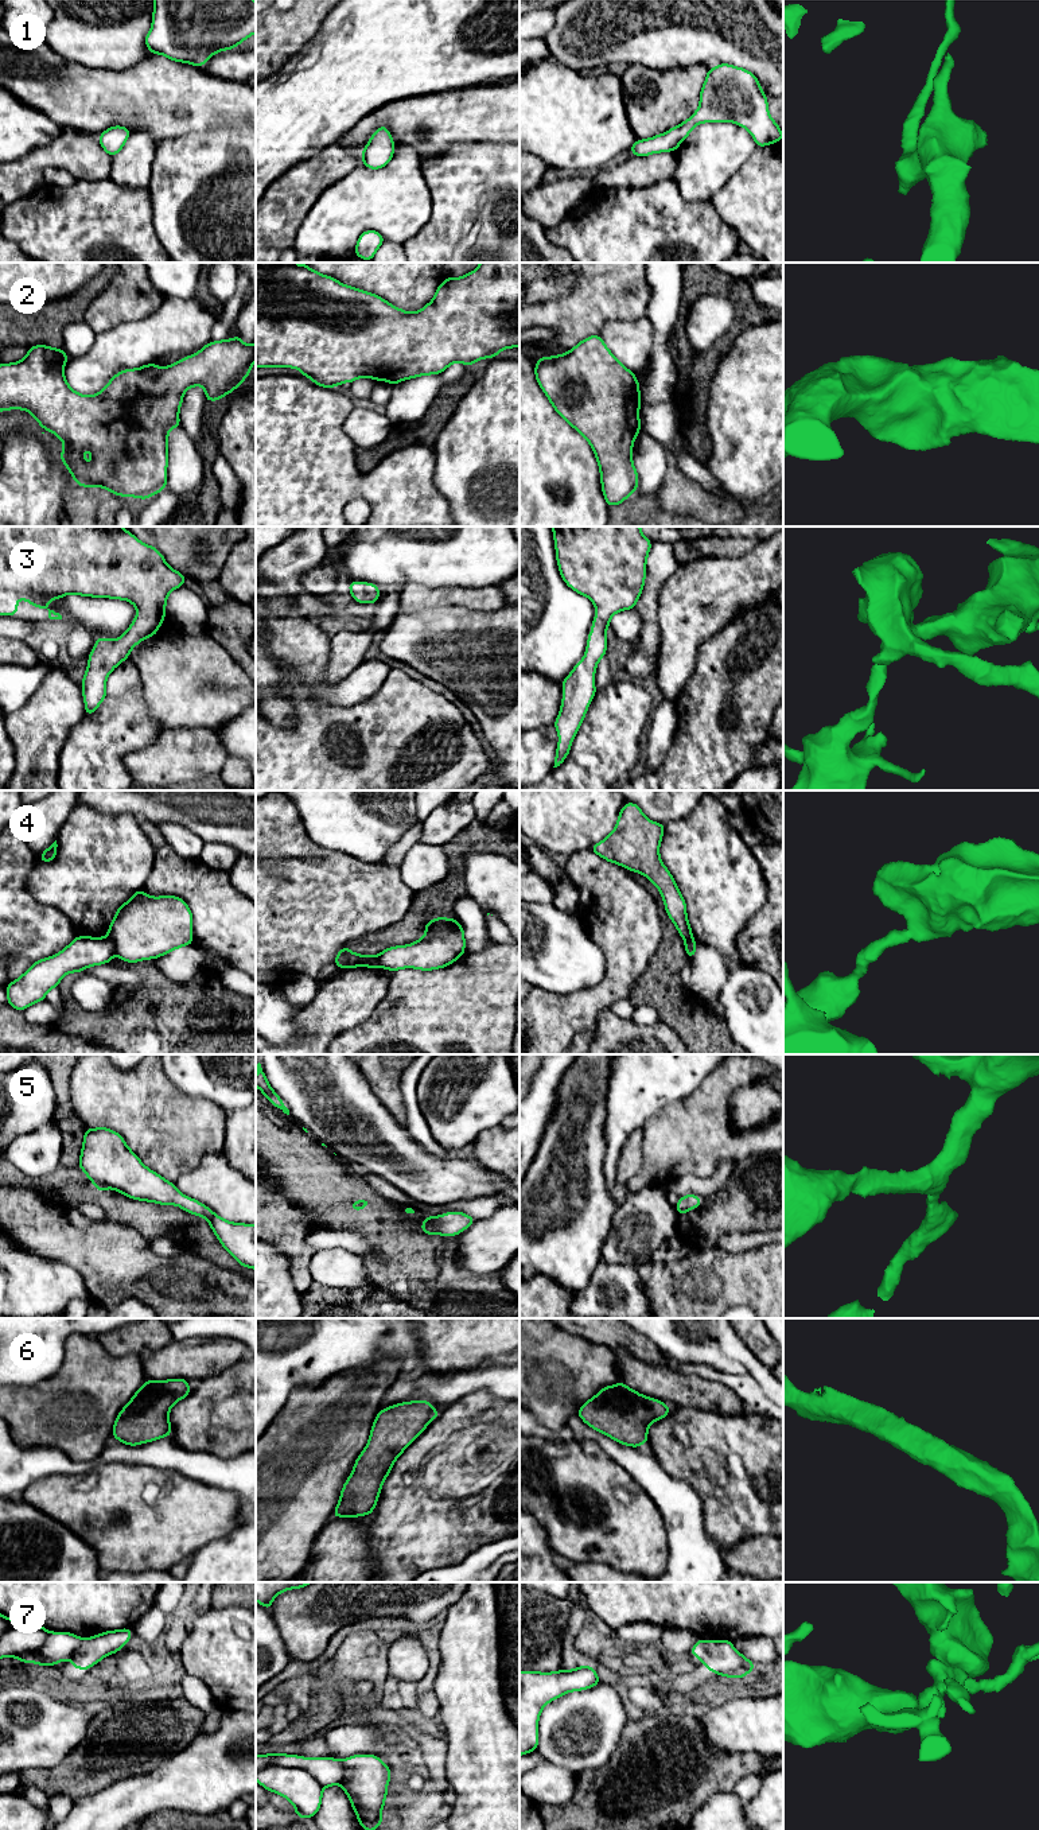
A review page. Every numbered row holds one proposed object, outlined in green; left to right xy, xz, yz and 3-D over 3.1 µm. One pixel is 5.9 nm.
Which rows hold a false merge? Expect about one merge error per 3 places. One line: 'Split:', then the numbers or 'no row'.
Split: 4

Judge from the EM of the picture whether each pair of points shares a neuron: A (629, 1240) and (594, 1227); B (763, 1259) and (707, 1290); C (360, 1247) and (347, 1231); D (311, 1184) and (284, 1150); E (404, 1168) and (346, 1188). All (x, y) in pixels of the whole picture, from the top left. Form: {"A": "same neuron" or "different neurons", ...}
{"A": "different neurons", "B": "same neuron", "C": "same neuron", "D": "same neuron", "E": "different neurons"}

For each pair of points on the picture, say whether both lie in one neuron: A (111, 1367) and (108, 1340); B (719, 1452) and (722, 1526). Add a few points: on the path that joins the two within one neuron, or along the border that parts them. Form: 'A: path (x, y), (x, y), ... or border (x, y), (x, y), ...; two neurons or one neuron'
A: border (97, 1337), (113, 1355), (141, 1353); two neurons
B: path (728, 1471), (730, 1507); one neuron

